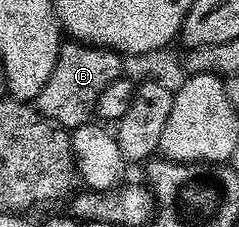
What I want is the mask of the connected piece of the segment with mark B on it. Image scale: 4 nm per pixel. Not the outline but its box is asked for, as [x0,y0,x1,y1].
[36,40,124,132]

